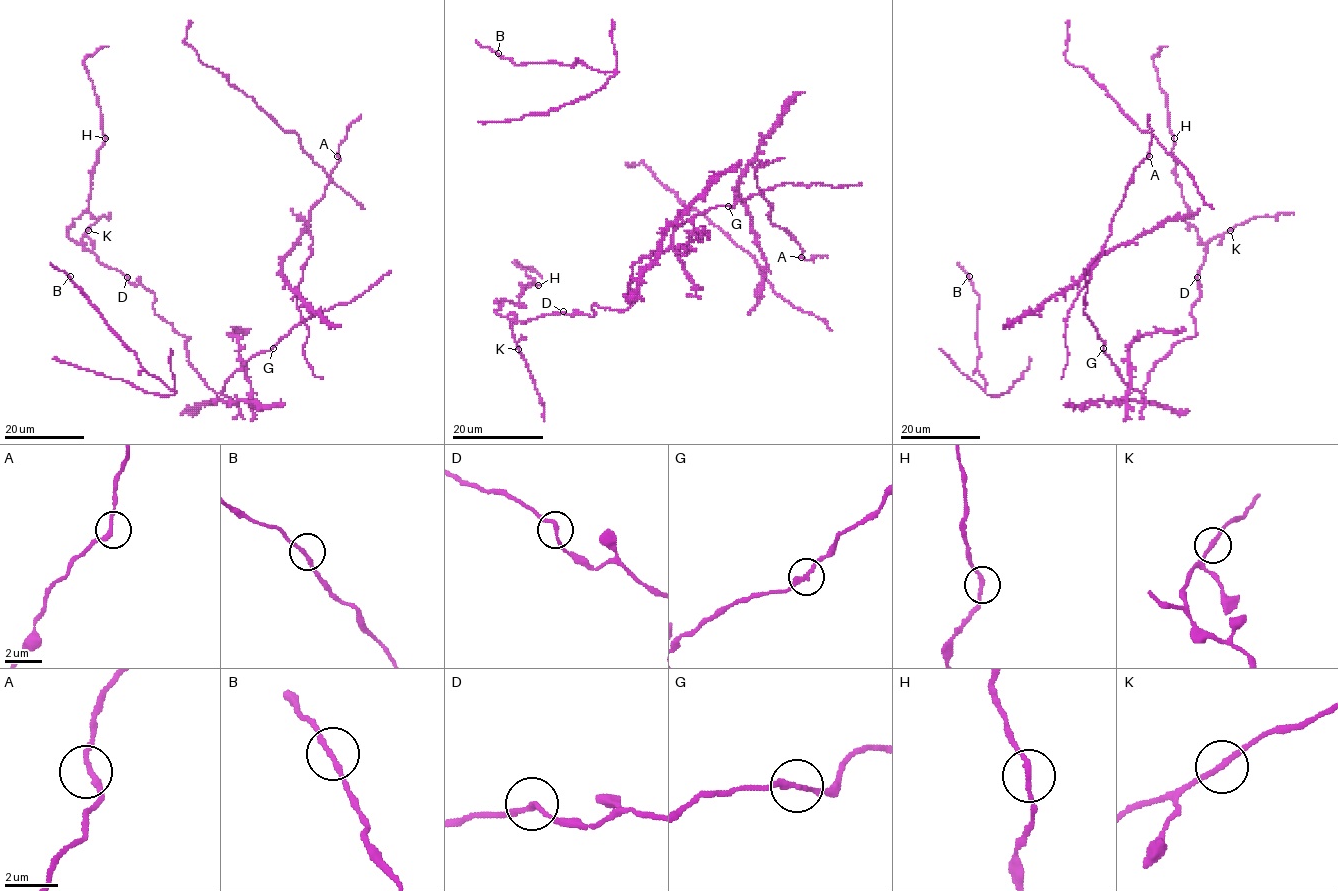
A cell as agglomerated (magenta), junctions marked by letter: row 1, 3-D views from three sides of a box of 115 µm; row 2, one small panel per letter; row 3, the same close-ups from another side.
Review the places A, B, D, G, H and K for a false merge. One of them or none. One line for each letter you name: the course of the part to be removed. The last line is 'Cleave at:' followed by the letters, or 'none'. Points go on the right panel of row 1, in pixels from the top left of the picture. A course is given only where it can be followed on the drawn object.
Cleave at: none

